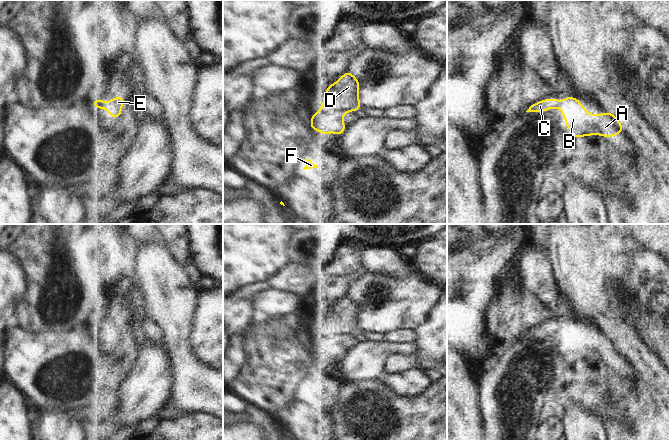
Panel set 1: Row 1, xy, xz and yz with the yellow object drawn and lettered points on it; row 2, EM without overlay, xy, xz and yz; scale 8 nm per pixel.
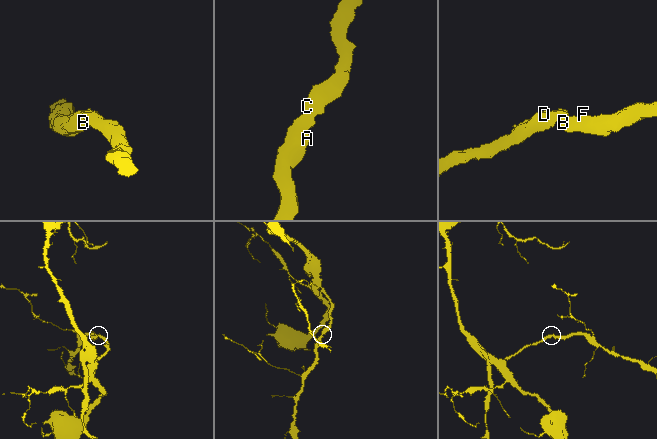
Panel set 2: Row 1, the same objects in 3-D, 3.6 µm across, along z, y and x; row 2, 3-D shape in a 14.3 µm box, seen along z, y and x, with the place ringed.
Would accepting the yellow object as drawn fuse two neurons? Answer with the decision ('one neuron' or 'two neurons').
one neuron

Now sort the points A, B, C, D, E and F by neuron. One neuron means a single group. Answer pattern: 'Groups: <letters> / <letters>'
Groups: A B C D E F.

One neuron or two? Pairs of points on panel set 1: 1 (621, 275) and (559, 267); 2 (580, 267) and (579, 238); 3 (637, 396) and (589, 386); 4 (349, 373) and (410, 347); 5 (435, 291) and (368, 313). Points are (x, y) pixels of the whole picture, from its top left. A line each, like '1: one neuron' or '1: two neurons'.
1: two neurons
2: one neuron
3: one neuron
4: one neuron
5: one neuron

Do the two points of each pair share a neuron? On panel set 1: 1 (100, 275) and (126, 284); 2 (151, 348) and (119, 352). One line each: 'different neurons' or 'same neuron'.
1: different neurons
2: different neurons

